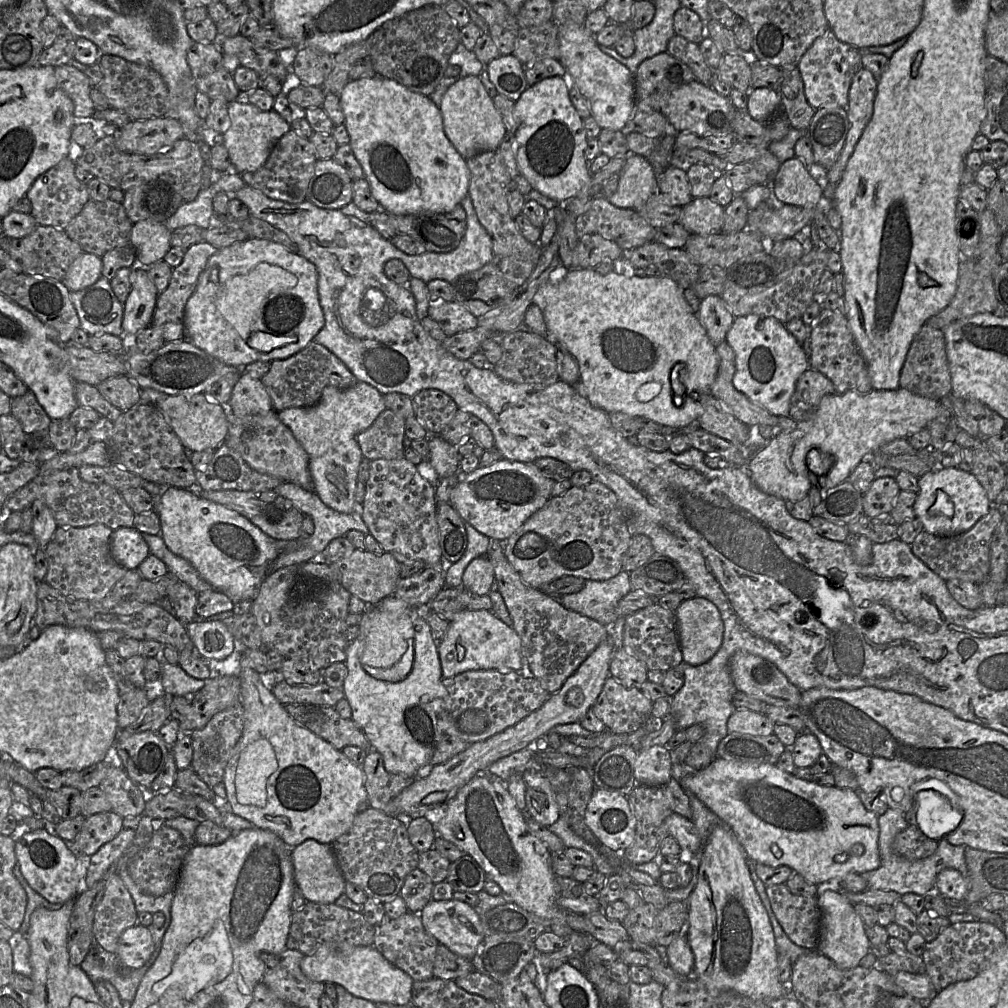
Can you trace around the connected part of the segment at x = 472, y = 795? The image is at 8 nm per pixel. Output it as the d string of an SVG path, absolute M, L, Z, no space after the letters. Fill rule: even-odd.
M487 771L478 773L455 797L449 801L446 816L435 824L438 836L452 842L465 854L474 858L487 876L495 881L502 890L501 895L509 902L549 920L549 931L568 938L573 932L563 919L562 910L555 900L556 875L551 868L551 852L539 838L532 834L514 797L508 790L508 781Z

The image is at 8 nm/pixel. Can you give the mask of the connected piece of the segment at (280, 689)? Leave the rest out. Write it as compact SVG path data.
M321 680L316 685L289 684L286 681L271 683L271 691L283 704L334 707L345 697L342 687L331 687Z

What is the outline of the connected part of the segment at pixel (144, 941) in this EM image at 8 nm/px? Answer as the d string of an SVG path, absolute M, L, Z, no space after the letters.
M136 924L120 936L116 956L124 968L138 969L149 961L154 950L155 945L149 928Z

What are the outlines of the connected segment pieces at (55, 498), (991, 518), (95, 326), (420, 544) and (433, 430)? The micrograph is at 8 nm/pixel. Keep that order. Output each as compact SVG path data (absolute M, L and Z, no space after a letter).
M73 467L37 476L33 481L13 493L5 503L11 512L29 509L35 500L41 500L52 512L59 527L86 527L101 524L112 530L133 527L135 513L120 493L102 483L88 483L81 479L79 468Z
M992 505L989 513L980 518L968 531L953 536L938 536L923 530L910 546L913 554L942 579L960 579L979 585L989 574L990 543L1002 520L1002 510Z
M101 277L85 289L70 292L70 299L77 311L80 328L89 336L120 336L124 306L115 296L108 279Z
M404 458L370 461L369 478L359 514L369 534L399 564L420 560L426 567L445 567L436 519L436 483L428 480L428 470L429 466L425 461L418 466Z
M422 390L411 398L415 418L420 423L420 425L426 429L426 431L428 432L428 436L440 435L447 424L450 423L454 415L459 410L455 401L440 390Z

